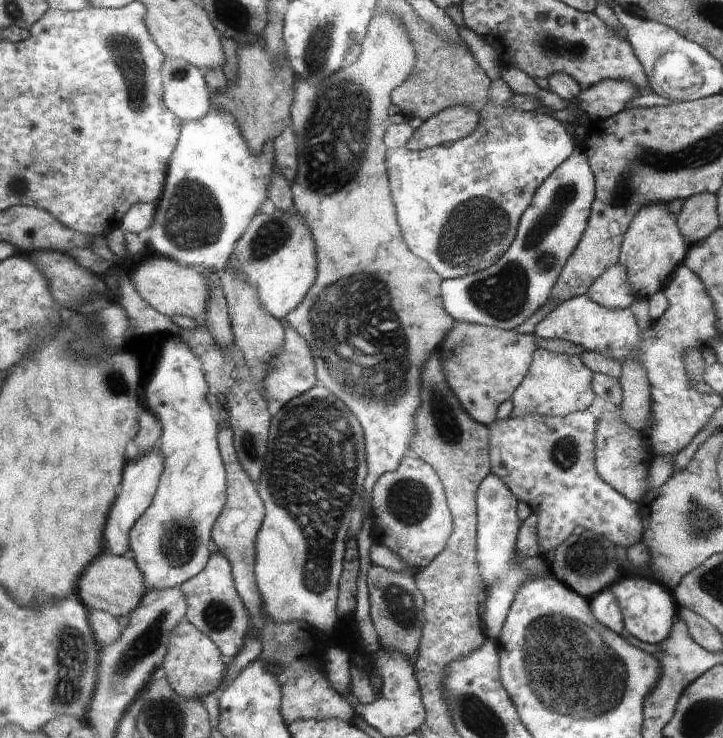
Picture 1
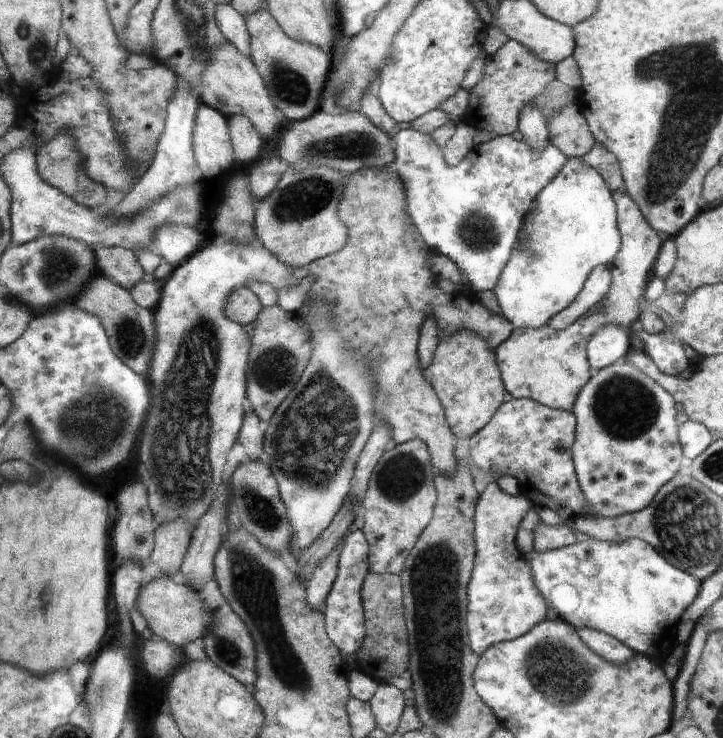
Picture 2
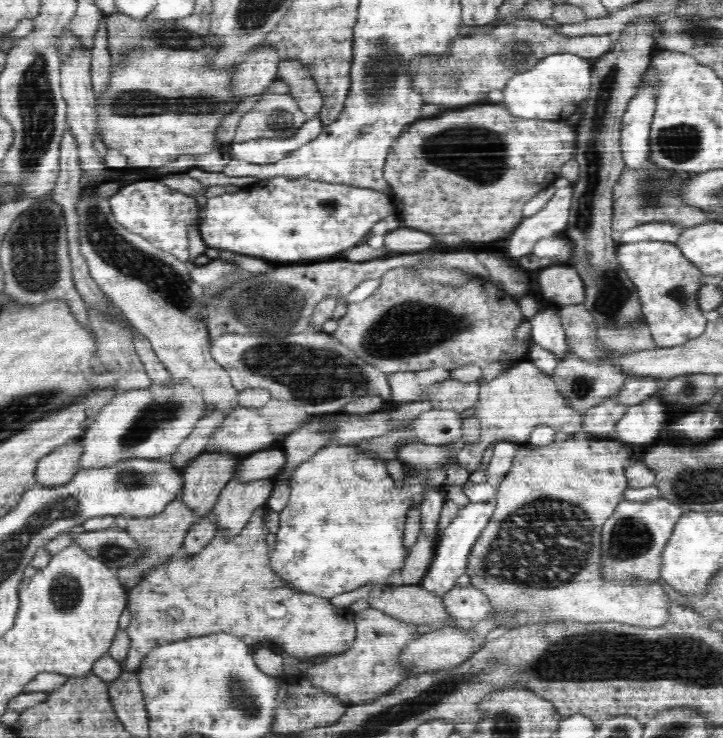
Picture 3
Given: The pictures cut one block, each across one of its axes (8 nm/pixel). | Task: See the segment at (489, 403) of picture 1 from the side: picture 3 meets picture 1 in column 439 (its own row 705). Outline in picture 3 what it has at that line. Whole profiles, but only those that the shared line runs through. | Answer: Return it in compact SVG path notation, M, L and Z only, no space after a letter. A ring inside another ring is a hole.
M366 608L354 612L356 636L354 644L338 655L330 655L328 660L311 665L304 669L309 673L315 685L324 687L327 694L337 696L337 700L344 700L347 706L368 704L380 696L394 692L394 687L408 679L407 668L399 664L399 654L412 639L422 635L416 632L418 624L401 622L382 611Z

